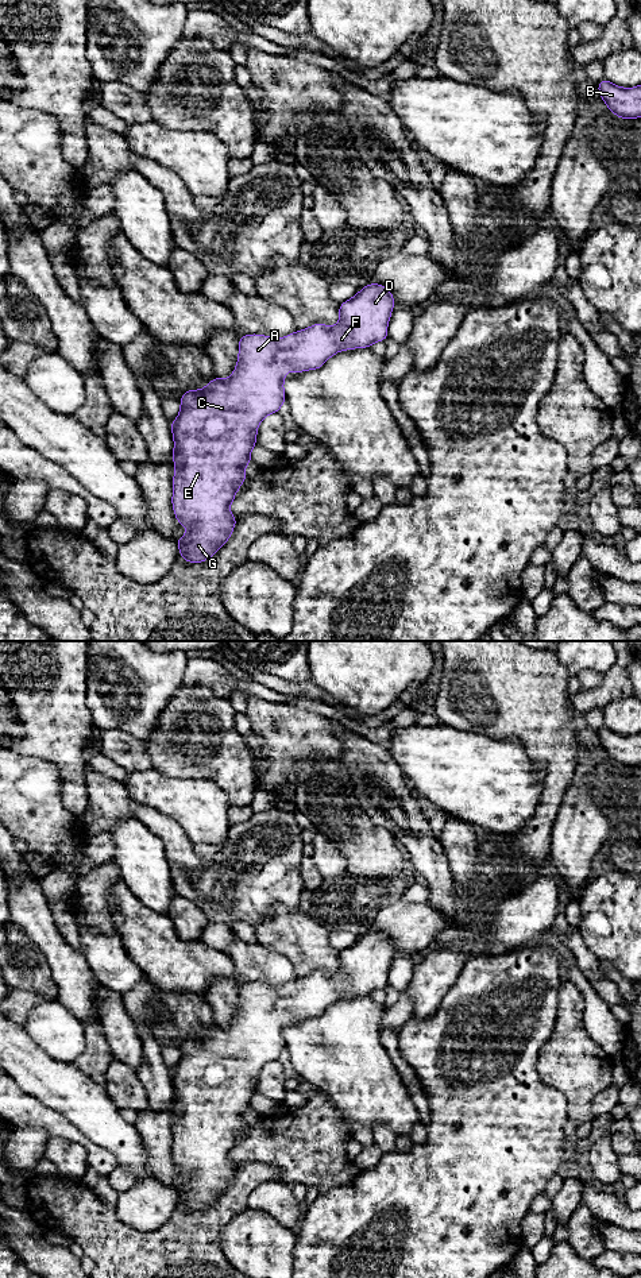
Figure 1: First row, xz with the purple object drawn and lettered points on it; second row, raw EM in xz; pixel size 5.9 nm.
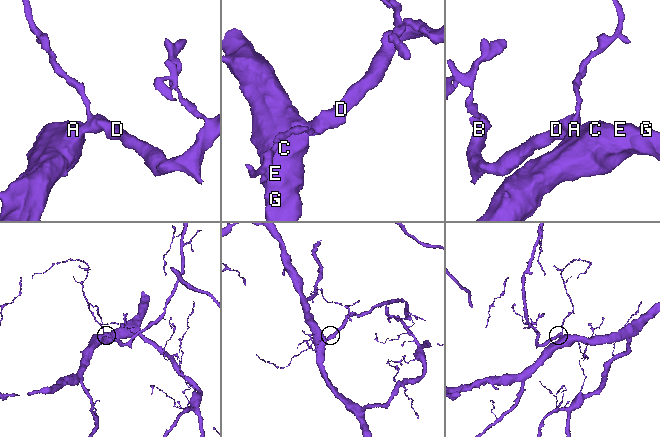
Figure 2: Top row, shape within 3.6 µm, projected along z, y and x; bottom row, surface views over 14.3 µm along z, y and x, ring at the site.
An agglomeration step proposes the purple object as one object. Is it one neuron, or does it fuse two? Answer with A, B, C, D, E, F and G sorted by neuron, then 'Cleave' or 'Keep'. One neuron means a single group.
Groups: A B C D E F G. Keep

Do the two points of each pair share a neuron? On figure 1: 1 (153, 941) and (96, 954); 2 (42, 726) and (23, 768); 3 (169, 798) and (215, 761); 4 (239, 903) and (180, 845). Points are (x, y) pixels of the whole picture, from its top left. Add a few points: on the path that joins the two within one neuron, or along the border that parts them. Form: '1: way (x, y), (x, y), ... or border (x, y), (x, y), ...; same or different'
1: border (118, 935), (127, 956), (143, 972); different
2: border (14, 751), (49, 760), (57, 771); different
3: border (163, 772), (172, 778), (208, 779), (223, 792); different
4: way (223, 887), (215, 884), (192, 861); same

